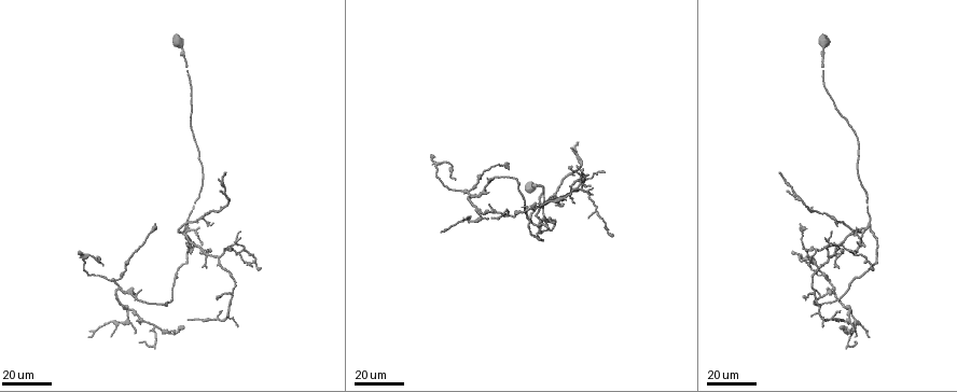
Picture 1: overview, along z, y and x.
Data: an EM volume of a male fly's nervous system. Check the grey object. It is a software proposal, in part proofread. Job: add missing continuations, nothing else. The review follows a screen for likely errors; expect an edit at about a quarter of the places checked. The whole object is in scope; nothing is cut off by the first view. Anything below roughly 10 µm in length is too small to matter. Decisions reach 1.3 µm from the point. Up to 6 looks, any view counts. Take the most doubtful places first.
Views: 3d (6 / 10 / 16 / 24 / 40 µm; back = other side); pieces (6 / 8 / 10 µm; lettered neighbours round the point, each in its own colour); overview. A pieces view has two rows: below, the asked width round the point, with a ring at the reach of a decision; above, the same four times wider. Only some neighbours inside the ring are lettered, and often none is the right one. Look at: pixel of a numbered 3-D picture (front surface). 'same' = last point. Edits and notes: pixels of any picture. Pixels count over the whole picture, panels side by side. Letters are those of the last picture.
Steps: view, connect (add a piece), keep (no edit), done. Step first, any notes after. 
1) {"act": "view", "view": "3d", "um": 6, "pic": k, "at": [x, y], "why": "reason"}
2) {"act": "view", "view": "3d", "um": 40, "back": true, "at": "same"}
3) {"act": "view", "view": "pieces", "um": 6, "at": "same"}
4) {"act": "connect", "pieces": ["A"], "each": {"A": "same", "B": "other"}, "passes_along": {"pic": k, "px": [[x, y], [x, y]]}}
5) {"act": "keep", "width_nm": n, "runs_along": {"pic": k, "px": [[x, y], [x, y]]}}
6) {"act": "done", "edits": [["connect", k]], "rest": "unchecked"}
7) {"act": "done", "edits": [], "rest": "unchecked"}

{"act": "view", "view": "3d", "um": 16, "pic": 1, "at": [579, 143], "why": "end of a long branch"}

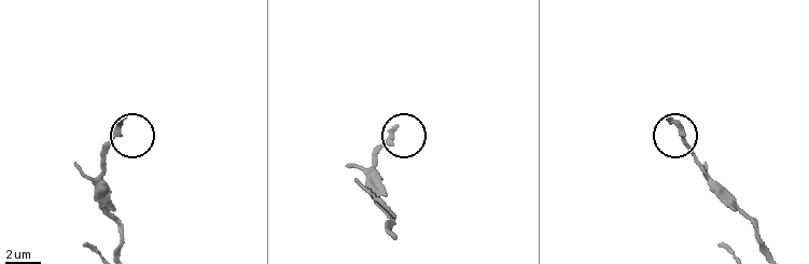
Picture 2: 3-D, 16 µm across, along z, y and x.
{"act": "view", "view": "pieces", "um": 8, "pic": 2, "at": [124, 115]}

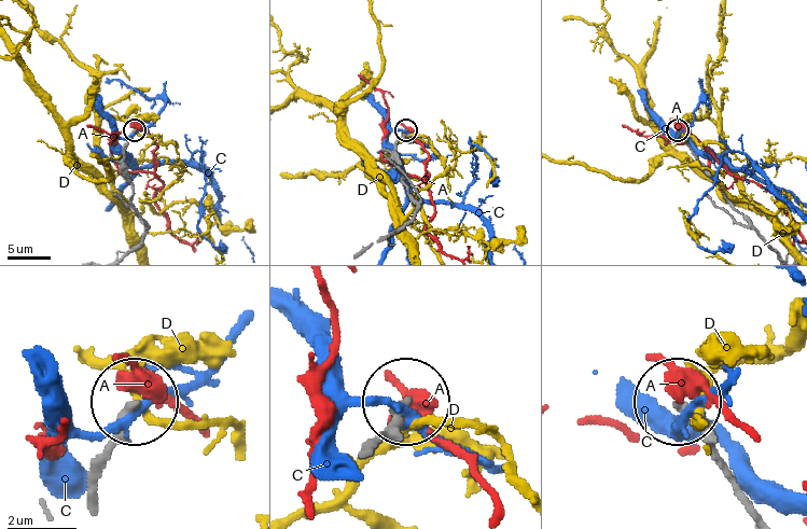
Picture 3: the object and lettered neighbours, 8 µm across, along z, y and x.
{"act": "keep", "each": {"A": "other", "C": "other", "D": "other"}, "runs_along": {"pic": 3, "px": [[89, 483], [130, 407]]}, "found": "no lettered piece goes on from it"}

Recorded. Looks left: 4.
{"act": "view", "view": "3d", "um": 24, "pic": 1, "at": [571, 147], "why": "branch stops here"}

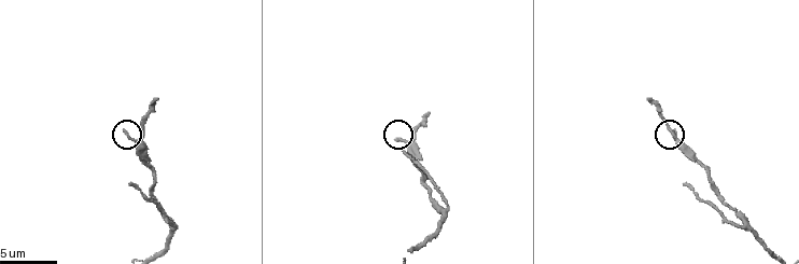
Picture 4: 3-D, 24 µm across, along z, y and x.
{"act": "view", "view": "pieces", "um": 6, "pic": 4, "at": [395, 139], "why": "see the neighbours"}

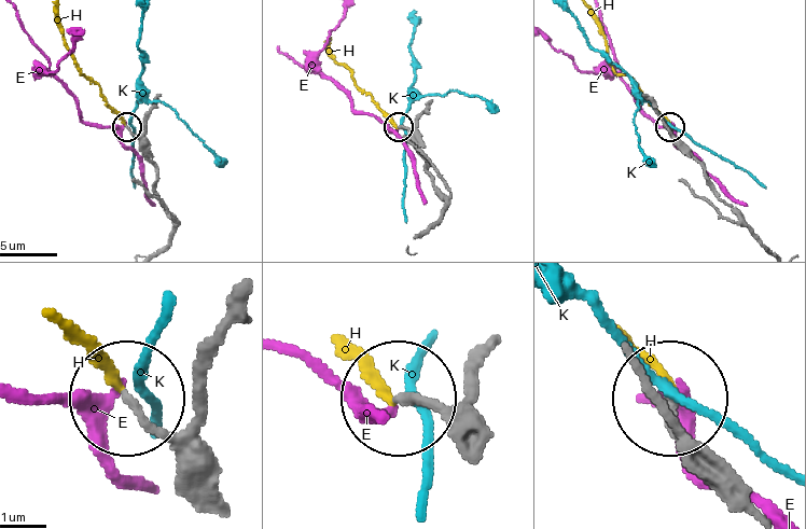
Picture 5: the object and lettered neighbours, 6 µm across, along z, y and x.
{"act": "connect", "pieces": ["H"], "each": {"E": "other", "H": "same", "K": "other"}, "passes_along": {"pic": 5, "px": [[204, 479], [68, 317]]}, "found": "the neuron continues"}

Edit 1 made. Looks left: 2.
{"act": "view", "view": "pieces", "um": 10, "pic": 4, "at": [401, 150], "why": "tapers out"}

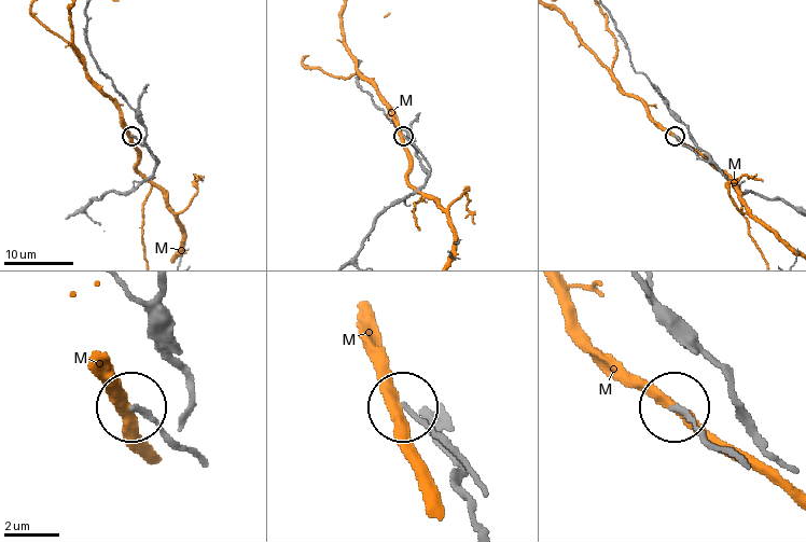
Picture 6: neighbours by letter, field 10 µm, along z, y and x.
{"act": "keep", "width_nm": 170, "each": {"M": "other"}, "runs_along": {"pic": 6, "px": [[373, 223], [415, 193], [430, 174], [421, 153], [403, 136]]}, "found": "no lettered piece goes on from it"}

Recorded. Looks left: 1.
{"act": "done", "edits": [["connect", 5]], "rest": "unchecked"}

